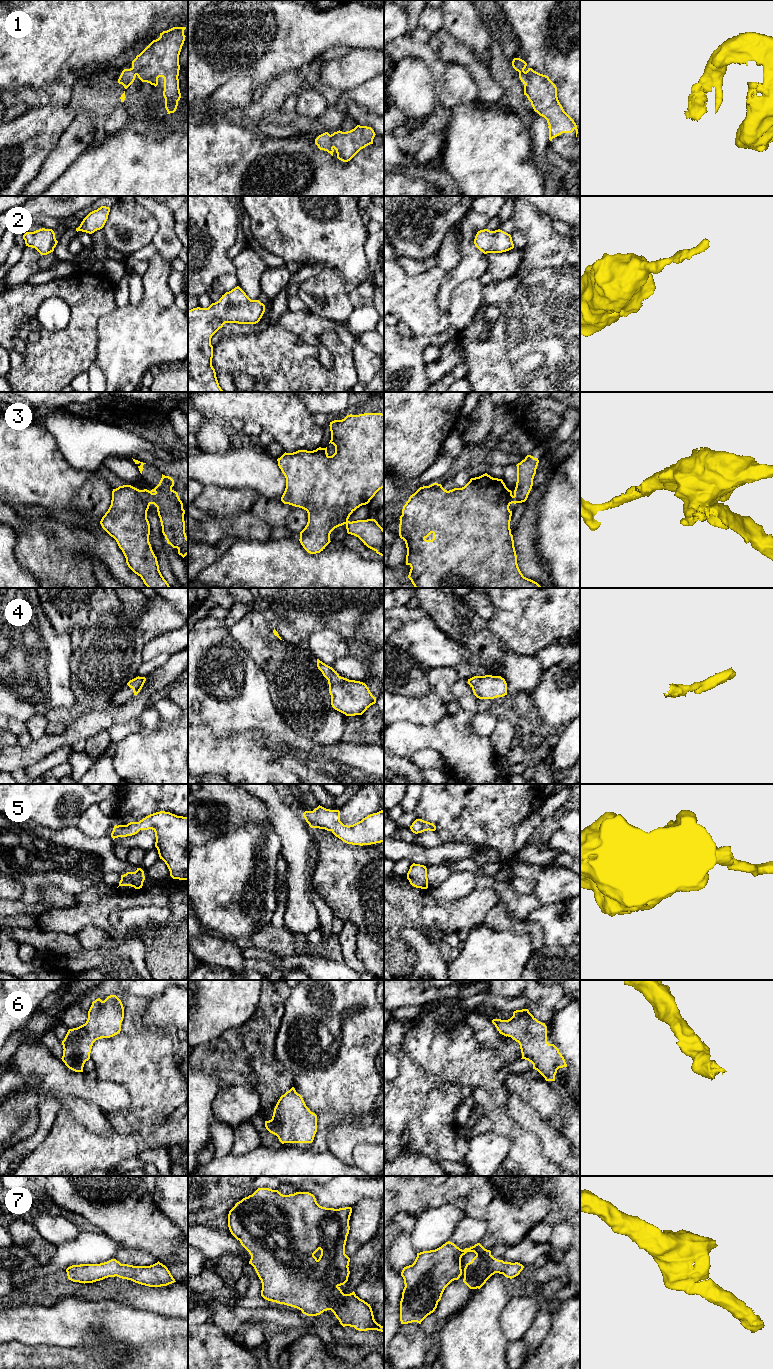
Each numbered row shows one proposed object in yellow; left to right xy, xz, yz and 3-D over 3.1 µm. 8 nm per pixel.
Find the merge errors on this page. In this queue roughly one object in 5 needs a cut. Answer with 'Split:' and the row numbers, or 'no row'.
Split: 3

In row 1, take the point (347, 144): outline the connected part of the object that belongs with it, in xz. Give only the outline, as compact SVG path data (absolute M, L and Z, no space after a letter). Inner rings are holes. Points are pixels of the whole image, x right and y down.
M357 125L354 129L333 134L325 132L315 139L315 144L320 150L327 151L343 162L350 161L361 149L373 144L375 132L371 127Z

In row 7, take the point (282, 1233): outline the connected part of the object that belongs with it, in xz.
M258 1188L252 1195L237 1202L228 1214L231 1234L249 1252L251 1264L262 1283L261 1296L272 1302L297 1308L307 1316L317 1316L331 1310L340 1324L359 1331L377 1330L384 1333L384 1326L378 1324L370 1304L360 1299L353 1291L344 1294L340 1289L348 1281L350 1258L345 1254L349 1234L351 1207L326 1208L320 1206L313 1194L296 1192L283 1195L278 1190Z

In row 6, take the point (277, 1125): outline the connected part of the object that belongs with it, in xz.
M294 1087L278 1100L266 1129L284 1143L312 1143L317 1132L317 1115L309 1110Z

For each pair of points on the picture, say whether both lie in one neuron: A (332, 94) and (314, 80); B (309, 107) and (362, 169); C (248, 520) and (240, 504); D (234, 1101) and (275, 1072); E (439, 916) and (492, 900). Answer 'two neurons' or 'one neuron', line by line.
A: one neuron
B: two neurons
C: two neurons
D: two neurons
E: one neuron

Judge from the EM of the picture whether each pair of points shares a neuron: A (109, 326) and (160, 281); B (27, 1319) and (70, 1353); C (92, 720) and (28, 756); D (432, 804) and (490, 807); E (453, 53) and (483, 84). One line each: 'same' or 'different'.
A: same
B: different
C: same
D: same
E: same

